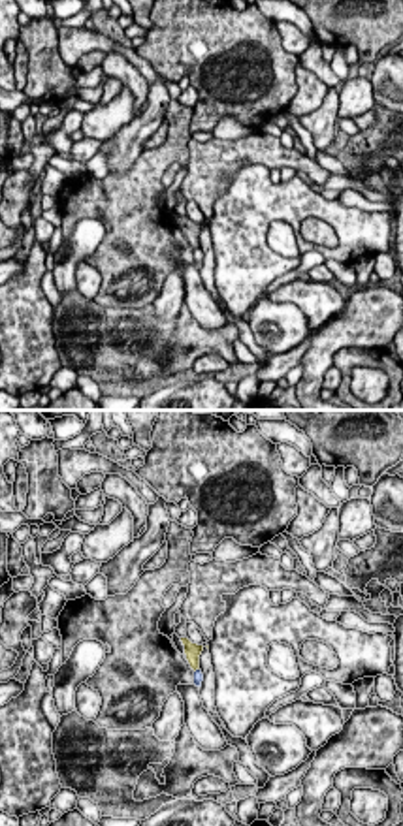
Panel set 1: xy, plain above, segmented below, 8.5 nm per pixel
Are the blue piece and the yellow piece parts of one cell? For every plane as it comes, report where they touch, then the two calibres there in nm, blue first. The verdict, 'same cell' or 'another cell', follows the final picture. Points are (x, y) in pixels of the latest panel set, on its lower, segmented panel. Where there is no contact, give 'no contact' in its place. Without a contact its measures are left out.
(196, 670) | 90/140 nm

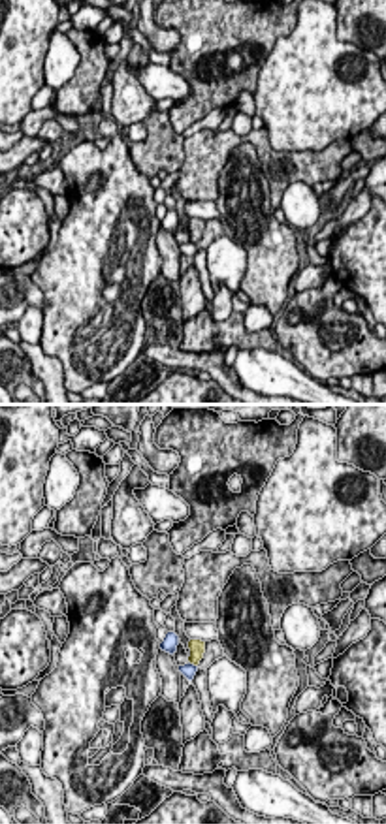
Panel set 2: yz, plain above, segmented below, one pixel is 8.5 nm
(192, 665) | 130/130 nm

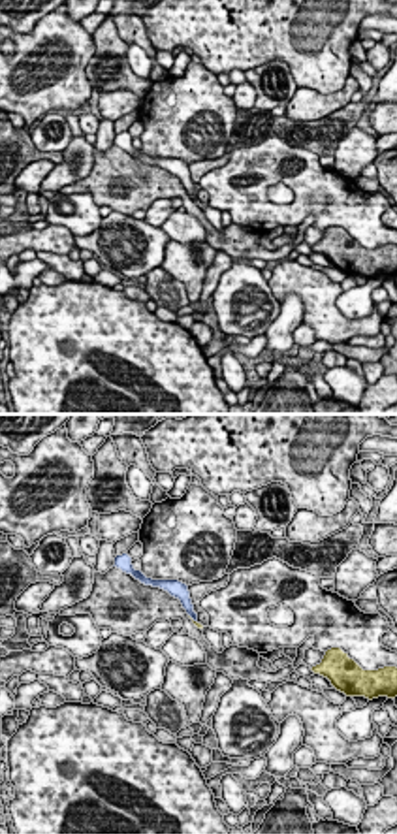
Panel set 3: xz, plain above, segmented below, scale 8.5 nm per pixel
(192, 618) | 130/50 nm

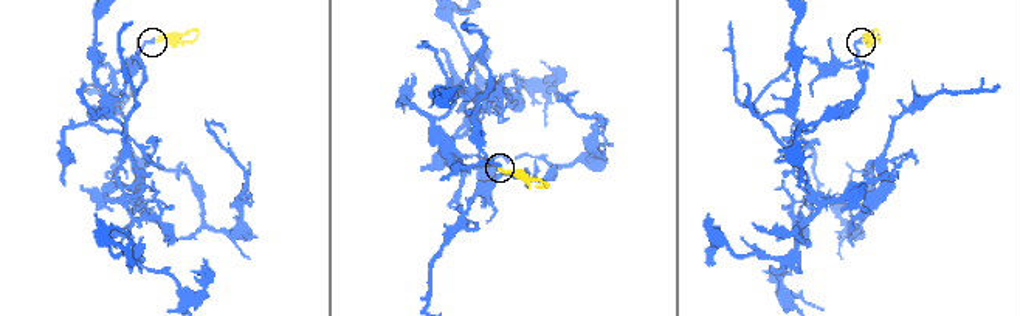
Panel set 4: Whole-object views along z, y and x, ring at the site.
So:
another cell

